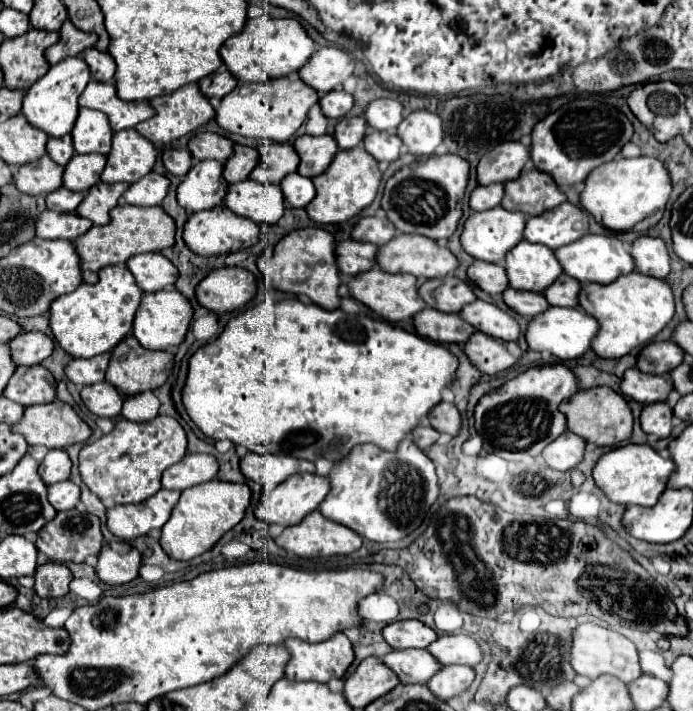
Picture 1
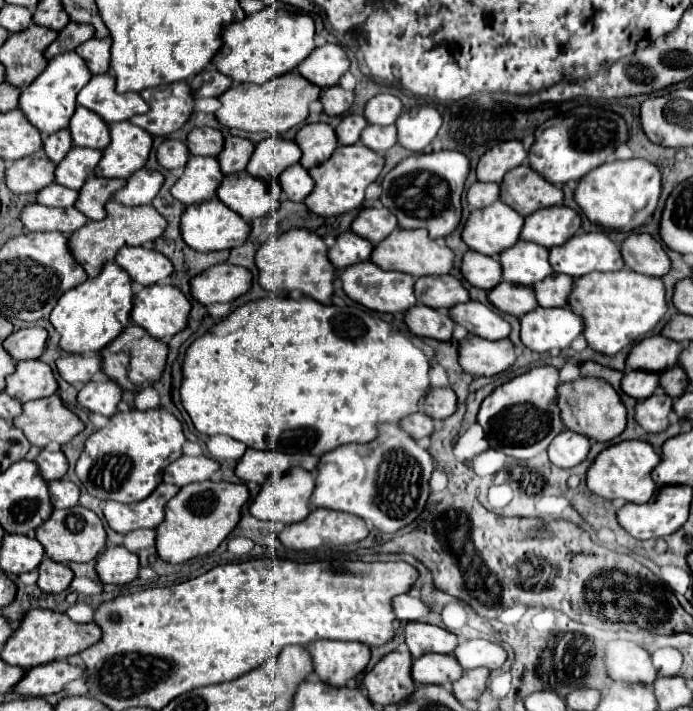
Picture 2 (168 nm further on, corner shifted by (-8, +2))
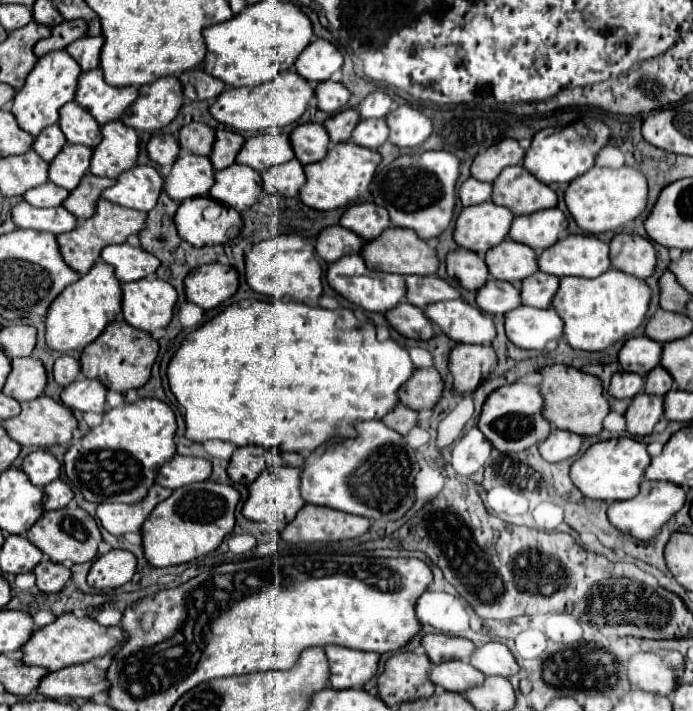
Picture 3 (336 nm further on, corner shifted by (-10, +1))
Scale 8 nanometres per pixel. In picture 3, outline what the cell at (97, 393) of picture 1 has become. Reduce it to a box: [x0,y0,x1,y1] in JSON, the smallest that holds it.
[61,378,107,414]

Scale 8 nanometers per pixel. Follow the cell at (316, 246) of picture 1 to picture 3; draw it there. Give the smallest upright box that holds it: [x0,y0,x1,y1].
[245,234,323,306]

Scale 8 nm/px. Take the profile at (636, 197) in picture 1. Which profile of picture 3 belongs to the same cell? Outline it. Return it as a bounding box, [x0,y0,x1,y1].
[565,166,649,234]

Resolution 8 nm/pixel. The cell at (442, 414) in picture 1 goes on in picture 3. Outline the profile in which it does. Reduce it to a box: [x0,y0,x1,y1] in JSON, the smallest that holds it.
[399,368,443,410]

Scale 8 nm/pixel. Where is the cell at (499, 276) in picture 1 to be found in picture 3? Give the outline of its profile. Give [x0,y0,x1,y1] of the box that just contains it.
[447,250,489,290]

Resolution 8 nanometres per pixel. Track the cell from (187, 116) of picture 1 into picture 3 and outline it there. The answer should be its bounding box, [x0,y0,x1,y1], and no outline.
[121,76,183,132]

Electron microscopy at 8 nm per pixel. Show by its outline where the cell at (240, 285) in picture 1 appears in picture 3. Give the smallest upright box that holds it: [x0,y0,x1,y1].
[185,264,239,310]

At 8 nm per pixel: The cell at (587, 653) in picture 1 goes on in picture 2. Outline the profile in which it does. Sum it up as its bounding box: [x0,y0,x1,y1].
[605,641,657,685]

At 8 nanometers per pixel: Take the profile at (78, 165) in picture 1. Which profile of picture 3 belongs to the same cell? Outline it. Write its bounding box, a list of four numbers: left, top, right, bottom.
[49,144,93,190]

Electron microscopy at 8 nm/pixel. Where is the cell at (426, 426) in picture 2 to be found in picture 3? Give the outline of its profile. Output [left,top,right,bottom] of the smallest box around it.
[383,404,419,436]

